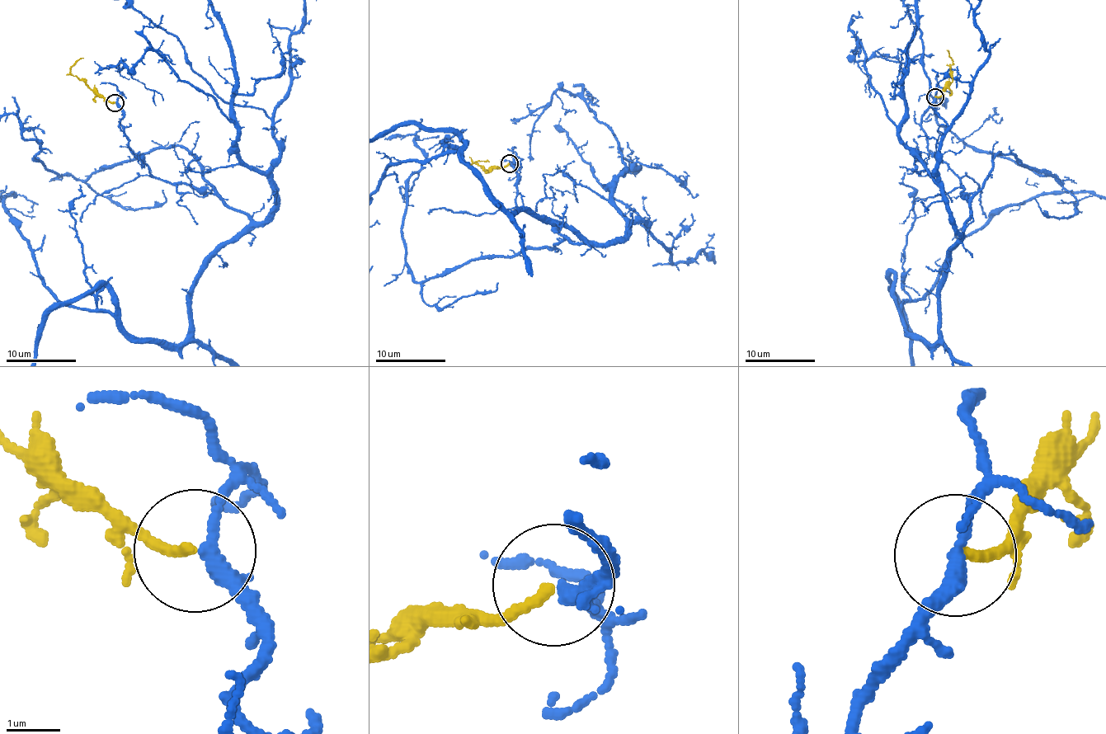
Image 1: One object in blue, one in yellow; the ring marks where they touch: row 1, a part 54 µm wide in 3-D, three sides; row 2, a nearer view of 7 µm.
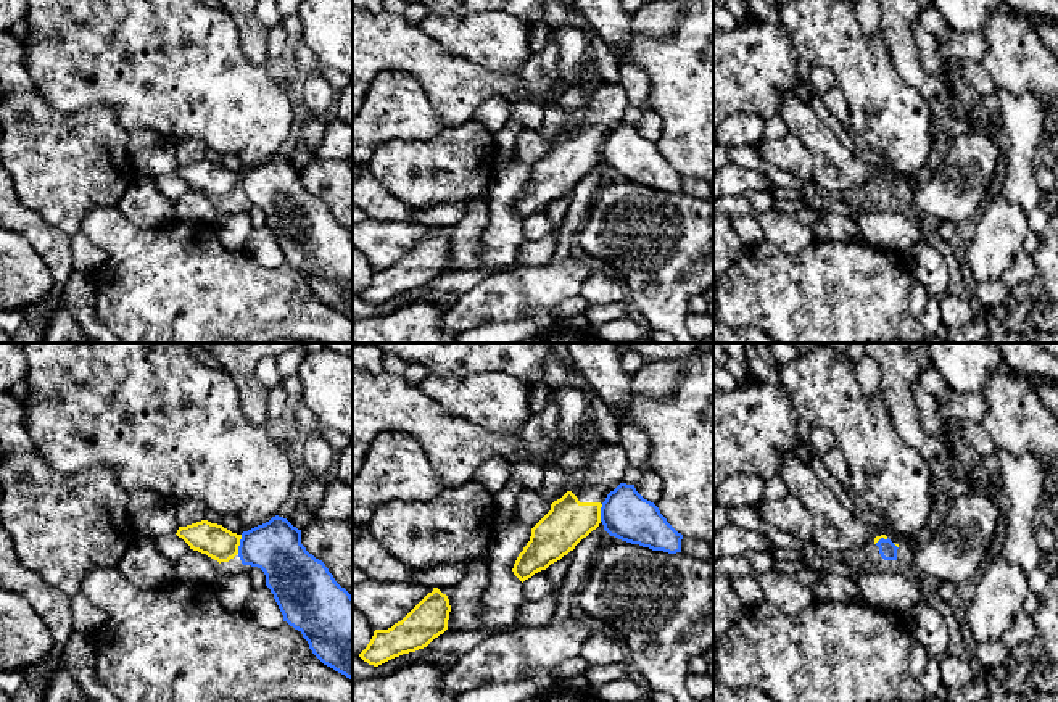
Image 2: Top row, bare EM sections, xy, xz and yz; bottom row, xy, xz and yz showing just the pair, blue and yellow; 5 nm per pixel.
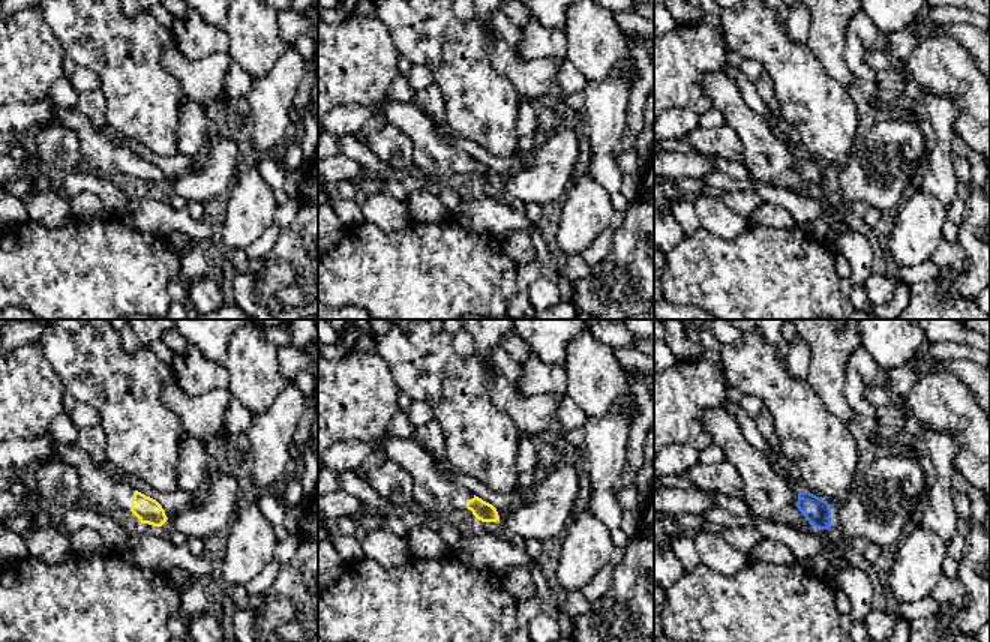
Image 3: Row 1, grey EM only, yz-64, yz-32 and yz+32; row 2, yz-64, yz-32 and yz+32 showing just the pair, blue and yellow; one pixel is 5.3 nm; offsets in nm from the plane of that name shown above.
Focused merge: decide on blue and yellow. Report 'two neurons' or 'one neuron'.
two neurons

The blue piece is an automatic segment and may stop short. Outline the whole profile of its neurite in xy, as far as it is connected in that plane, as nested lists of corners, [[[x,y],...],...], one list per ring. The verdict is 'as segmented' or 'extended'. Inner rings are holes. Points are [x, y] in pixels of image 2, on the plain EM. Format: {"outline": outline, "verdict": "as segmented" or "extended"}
{"outline": [[[275,155],[242,172],[238,196],[243,204],[264,211],[266,225],[274,233],[283,261],[303,274],[312,293],[353,320],[353,235],[335,221],[322,200],[306,190],[301,169]]], "verdict": "as segmented"}

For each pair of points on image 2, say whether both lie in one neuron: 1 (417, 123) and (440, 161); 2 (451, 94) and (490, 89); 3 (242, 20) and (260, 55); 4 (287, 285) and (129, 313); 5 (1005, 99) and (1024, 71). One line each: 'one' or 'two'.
1: two
2: one
3: one
4: one
5: two

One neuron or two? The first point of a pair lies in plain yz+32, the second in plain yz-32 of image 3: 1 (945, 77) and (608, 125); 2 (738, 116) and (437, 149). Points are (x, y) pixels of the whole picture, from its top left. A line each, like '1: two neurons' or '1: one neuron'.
1: two neurons
2: one neuron

